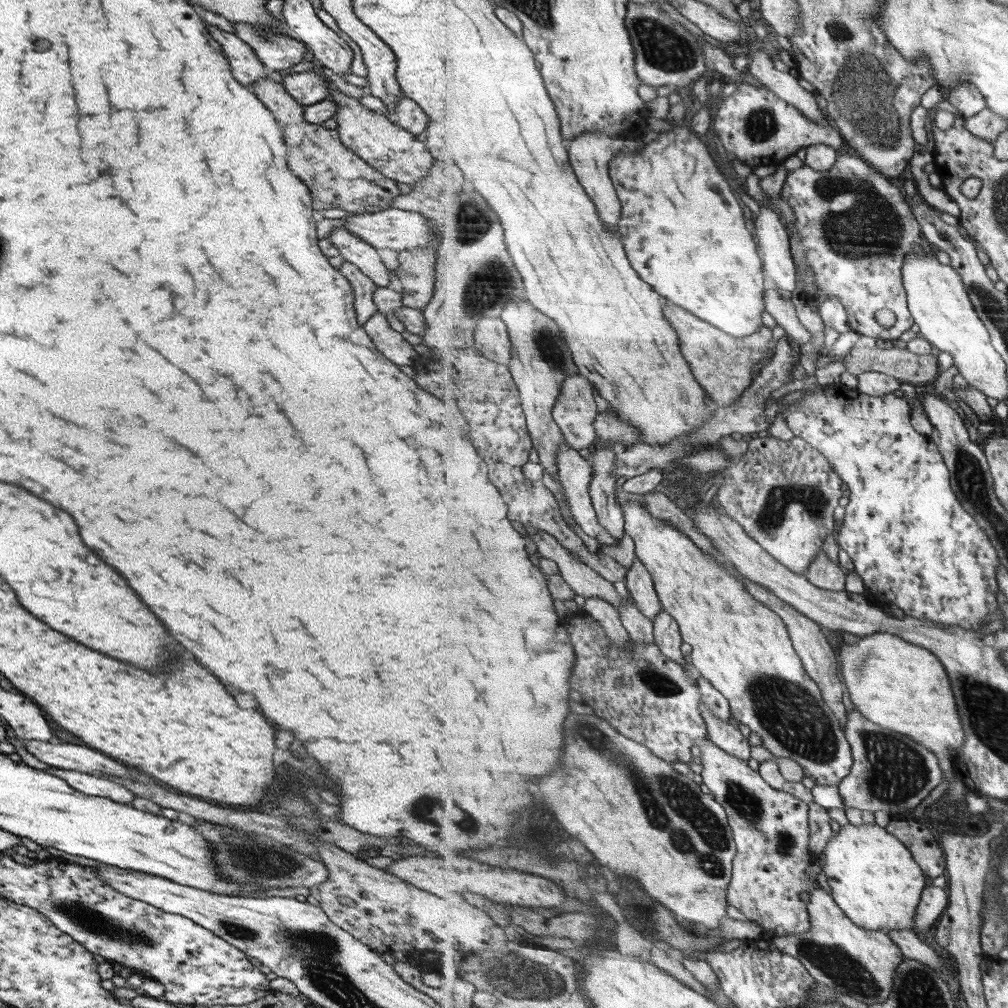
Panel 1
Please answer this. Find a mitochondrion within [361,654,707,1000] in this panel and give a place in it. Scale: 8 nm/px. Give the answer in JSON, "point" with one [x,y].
{"point":[430,809]}

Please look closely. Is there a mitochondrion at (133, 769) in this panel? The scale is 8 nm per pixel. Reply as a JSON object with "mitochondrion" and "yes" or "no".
{"mitochondrion":"no"}

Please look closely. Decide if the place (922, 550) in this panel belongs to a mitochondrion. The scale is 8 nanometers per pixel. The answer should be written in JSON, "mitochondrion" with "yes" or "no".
{"mitochondrion":"no"}

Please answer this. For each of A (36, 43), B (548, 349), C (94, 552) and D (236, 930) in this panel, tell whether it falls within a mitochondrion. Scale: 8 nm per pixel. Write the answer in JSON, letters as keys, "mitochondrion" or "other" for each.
{"A":"other","B":"mitochondrion","C":"other","D":"mitochondrion"}

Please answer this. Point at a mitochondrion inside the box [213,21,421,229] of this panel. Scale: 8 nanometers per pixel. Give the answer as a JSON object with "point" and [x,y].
{"point":[266,36]}

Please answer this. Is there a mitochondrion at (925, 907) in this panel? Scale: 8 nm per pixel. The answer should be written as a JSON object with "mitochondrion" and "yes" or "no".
{"mitochondrion":"no"}

